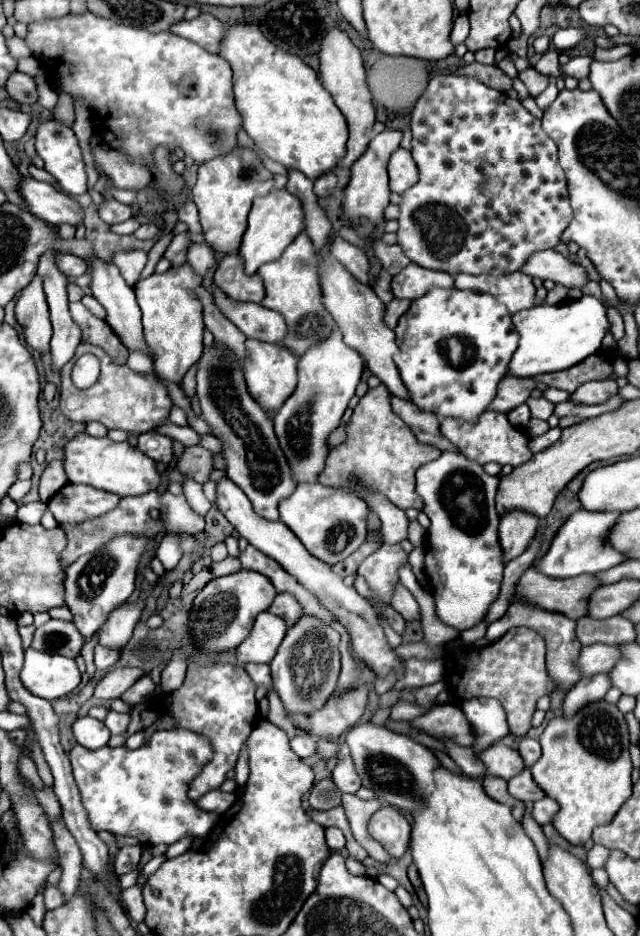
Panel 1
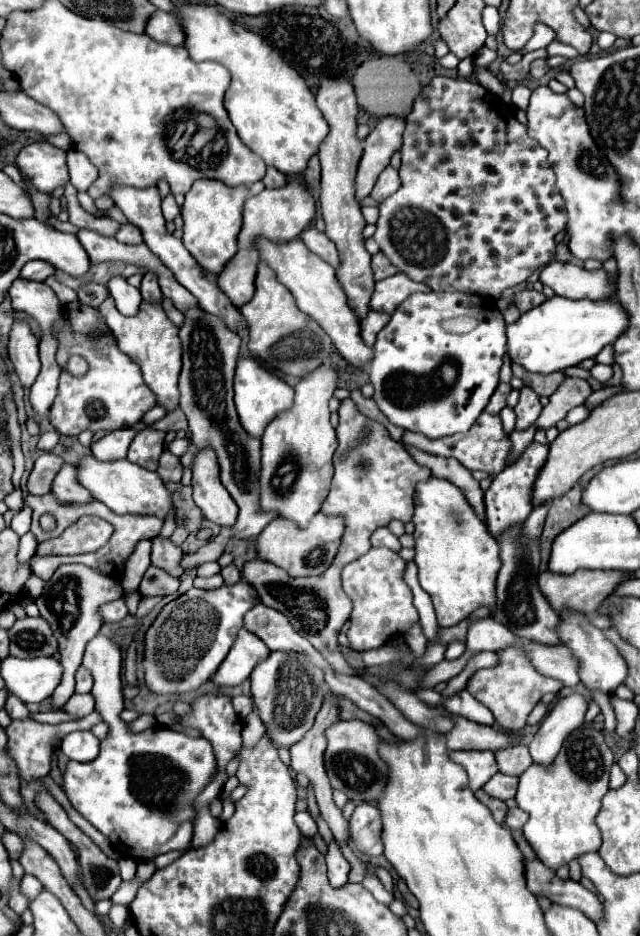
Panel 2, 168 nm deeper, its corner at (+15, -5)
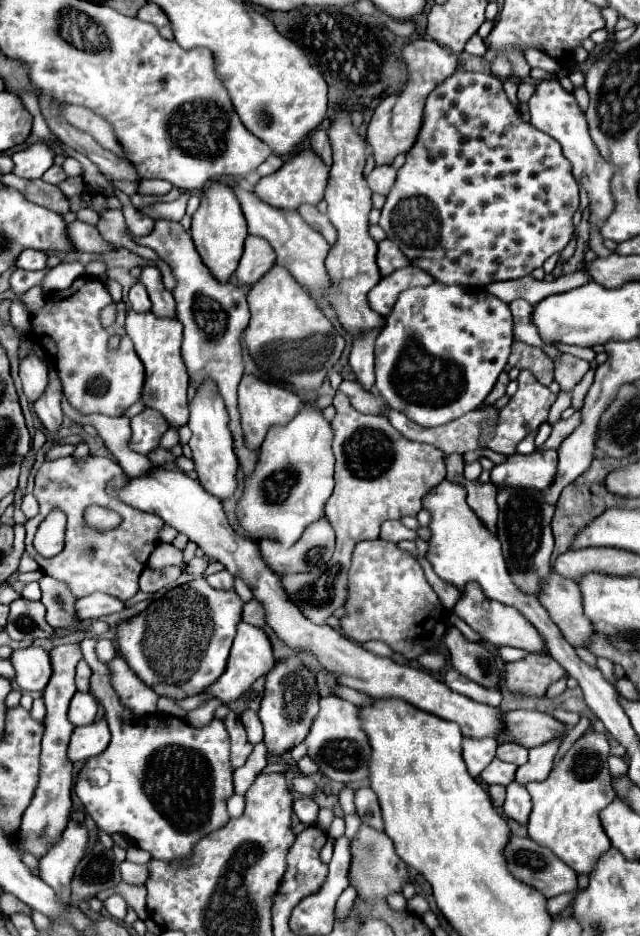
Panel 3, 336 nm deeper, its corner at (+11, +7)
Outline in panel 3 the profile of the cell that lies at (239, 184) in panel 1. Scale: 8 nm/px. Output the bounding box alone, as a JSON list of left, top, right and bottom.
[189,184,247,282]

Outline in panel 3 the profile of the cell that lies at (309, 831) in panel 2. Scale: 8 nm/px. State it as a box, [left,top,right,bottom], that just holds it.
[293,798,319,826]

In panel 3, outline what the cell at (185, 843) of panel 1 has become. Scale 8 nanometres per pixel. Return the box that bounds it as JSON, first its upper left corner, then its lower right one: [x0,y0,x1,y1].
[96,882,149,920]

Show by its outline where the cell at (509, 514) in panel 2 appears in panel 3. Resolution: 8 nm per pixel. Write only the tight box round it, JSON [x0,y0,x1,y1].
[491,450,557,488]

